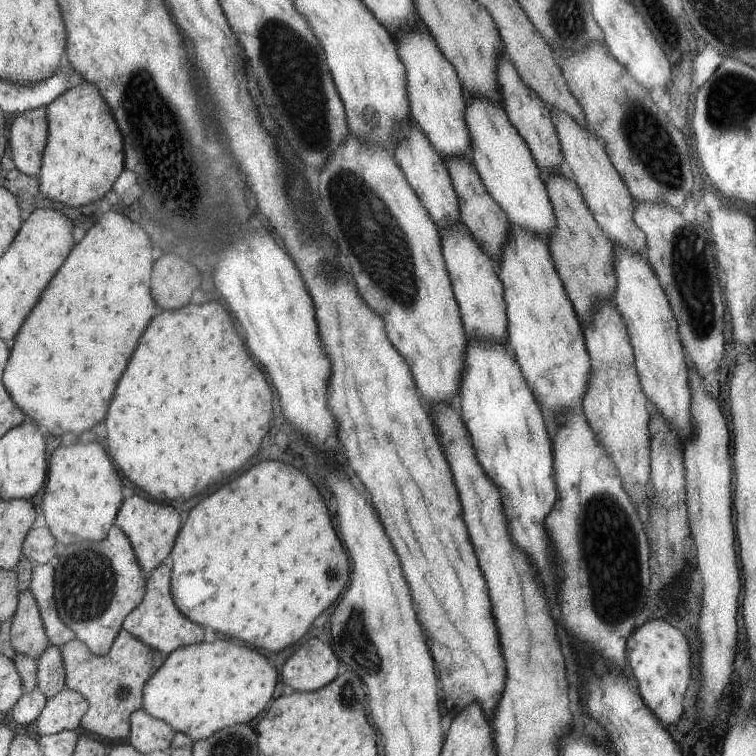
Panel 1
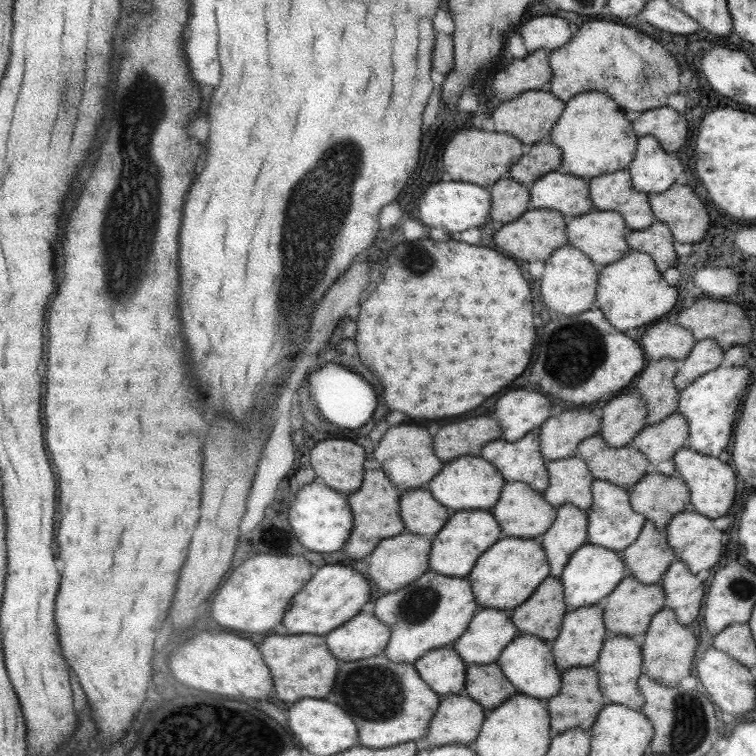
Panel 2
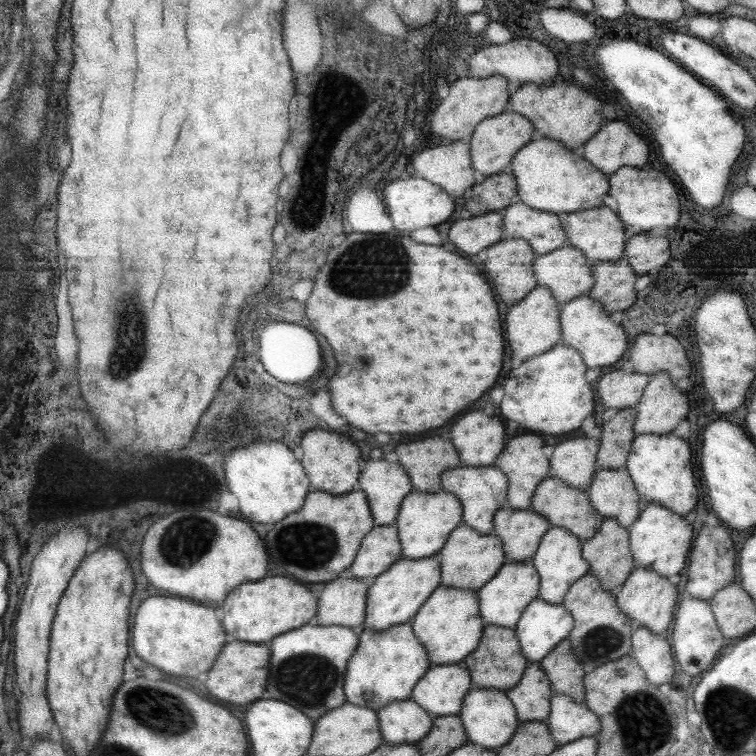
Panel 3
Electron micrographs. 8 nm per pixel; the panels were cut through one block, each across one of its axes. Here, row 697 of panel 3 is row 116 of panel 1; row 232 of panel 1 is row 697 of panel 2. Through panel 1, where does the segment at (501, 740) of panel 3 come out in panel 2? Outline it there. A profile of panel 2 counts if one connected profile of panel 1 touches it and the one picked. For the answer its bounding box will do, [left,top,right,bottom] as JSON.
[497,634,560,701]

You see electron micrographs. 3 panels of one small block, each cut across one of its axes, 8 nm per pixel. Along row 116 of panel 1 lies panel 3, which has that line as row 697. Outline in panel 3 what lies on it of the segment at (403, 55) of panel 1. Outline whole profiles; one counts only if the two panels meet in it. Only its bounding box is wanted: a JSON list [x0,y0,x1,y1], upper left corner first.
[410,663,472,717]

